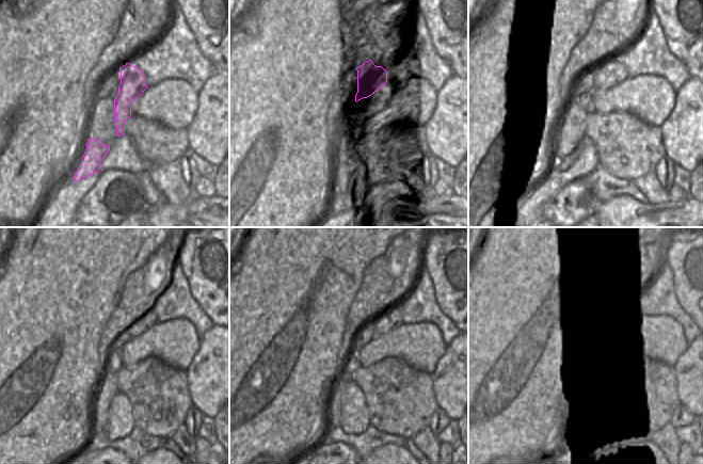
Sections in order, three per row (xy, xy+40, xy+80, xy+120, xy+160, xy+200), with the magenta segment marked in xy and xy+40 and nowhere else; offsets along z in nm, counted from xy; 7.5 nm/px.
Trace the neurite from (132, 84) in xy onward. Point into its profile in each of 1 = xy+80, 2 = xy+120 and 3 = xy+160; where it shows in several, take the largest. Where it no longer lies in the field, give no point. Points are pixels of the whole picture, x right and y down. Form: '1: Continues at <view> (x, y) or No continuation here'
1: Continues at xy+80 (611, 75)
2: Continues at xy+120 (146, 320)
3: Continues at xy+160 (392, 317).

